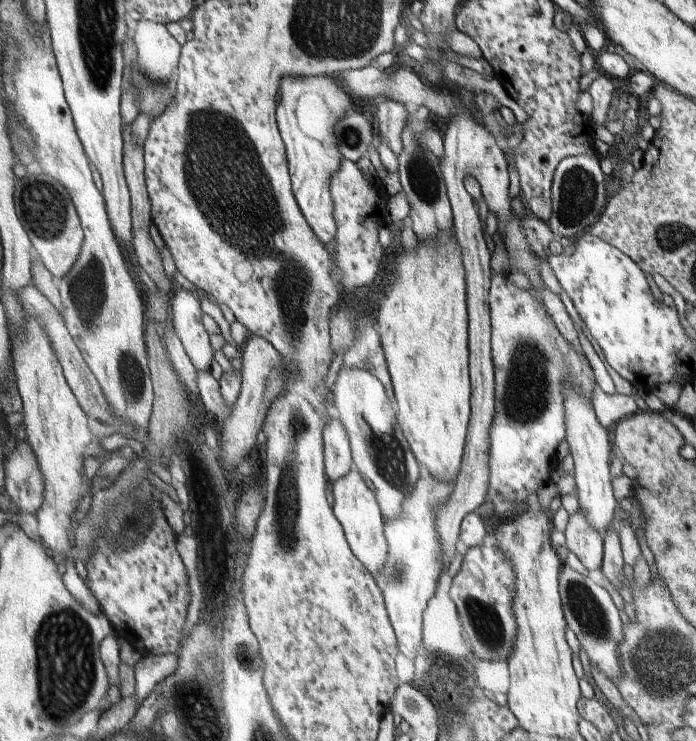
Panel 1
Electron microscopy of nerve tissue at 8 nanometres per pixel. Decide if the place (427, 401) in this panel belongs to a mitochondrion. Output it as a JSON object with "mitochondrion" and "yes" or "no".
{"mitochondrion":"no"}

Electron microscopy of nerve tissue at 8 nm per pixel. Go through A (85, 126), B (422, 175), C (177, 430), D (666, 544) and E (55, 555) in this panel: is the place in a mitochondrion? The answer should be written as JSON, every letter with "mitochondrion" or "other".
{"A":"other","B":"mitochondrion","C":"mitochondrion","D":"other","E":"other"}

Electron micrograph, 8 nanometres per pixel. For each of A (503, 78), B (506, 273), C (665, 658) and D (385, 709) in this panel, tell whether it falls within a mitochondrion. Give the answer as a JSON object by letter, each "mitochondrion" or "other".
{"A":"other","B":"other","C":"mitochondrion","D":"other"}

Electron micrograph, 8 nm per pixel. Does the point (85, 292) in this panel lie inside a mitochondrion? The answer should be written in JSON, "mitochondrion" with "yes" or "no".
{"mitochondrion":"yes"}

